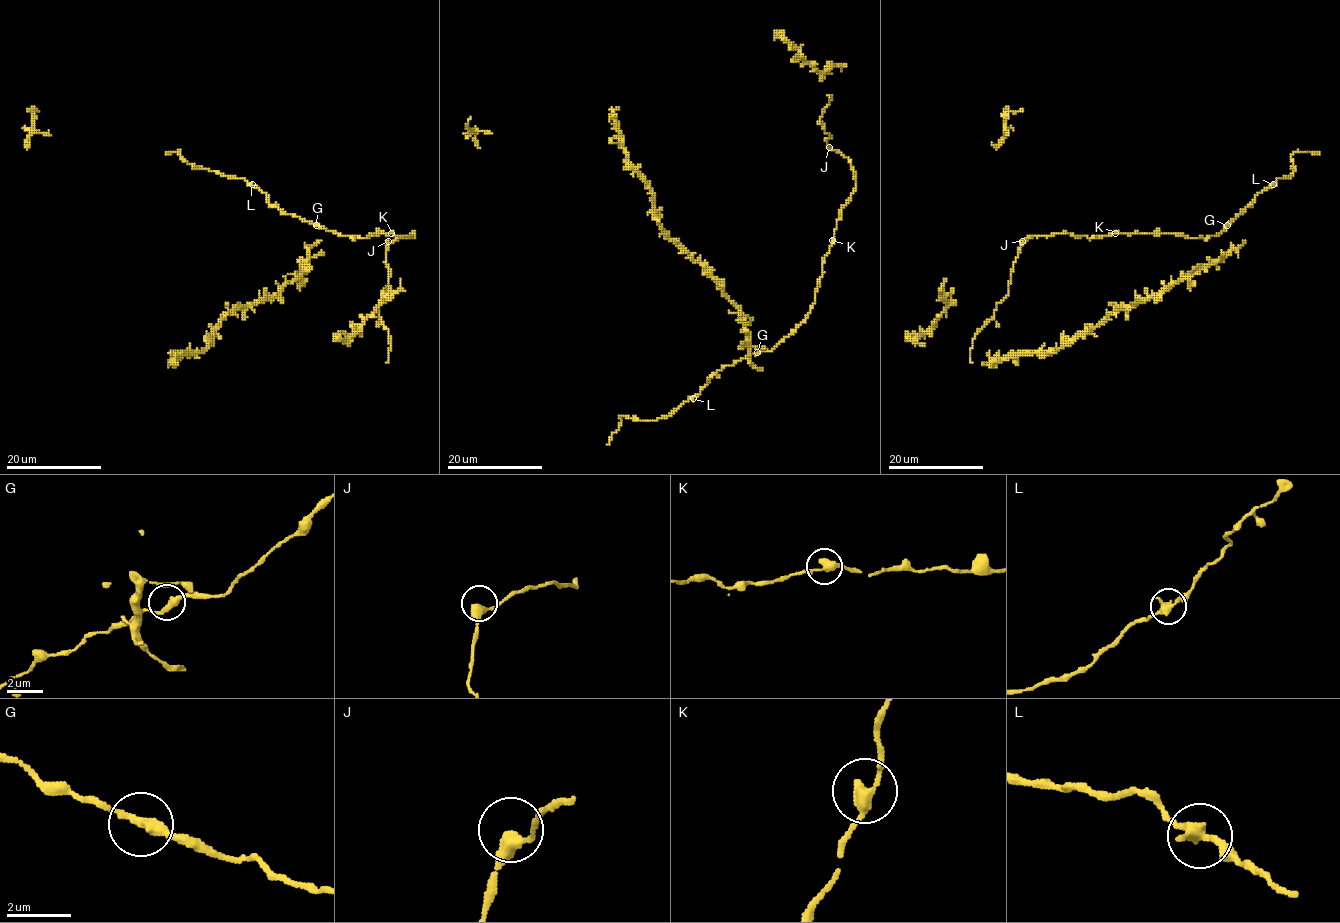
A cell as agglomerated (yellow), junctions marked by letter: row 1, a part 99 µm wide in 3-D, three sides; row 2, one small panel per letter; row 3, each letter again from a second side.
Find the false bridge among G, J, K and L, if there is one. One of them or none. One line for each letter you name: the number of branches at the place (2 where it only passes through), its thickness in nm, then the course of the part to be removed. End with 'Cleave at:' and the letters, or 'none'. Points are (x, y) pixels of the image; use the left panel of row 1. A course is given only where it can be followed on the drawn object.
Cleave at: none

